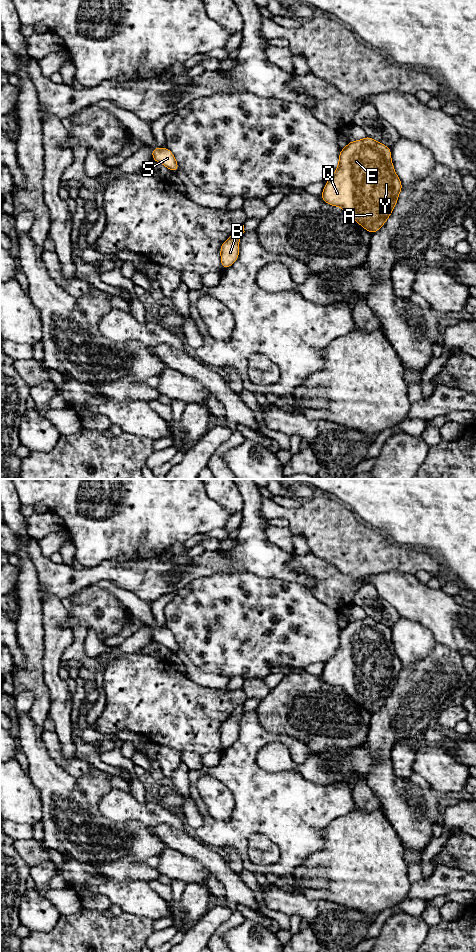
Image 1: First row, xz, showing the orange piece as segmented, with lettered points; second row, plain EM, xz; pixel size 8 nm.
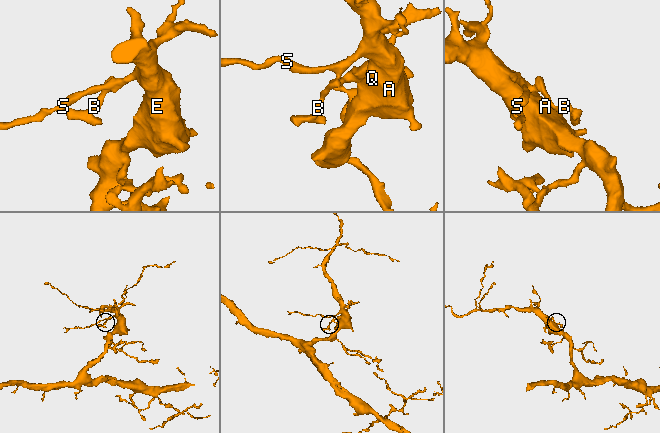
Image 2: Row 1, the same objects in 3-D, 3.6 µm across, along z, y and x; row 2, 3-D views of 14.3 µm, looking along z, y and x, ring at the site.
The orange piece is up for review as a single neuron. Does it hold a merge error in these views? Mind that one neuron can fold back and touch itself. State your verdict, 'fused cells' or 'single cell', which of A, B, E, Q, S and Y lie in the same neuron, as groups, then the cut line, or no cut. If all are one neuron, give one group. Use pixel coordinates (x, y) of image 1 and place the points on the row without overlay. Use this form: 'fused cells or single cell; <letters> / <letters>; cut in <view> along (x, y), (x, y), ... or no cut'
single cell; A B E Q S Y; no cut

